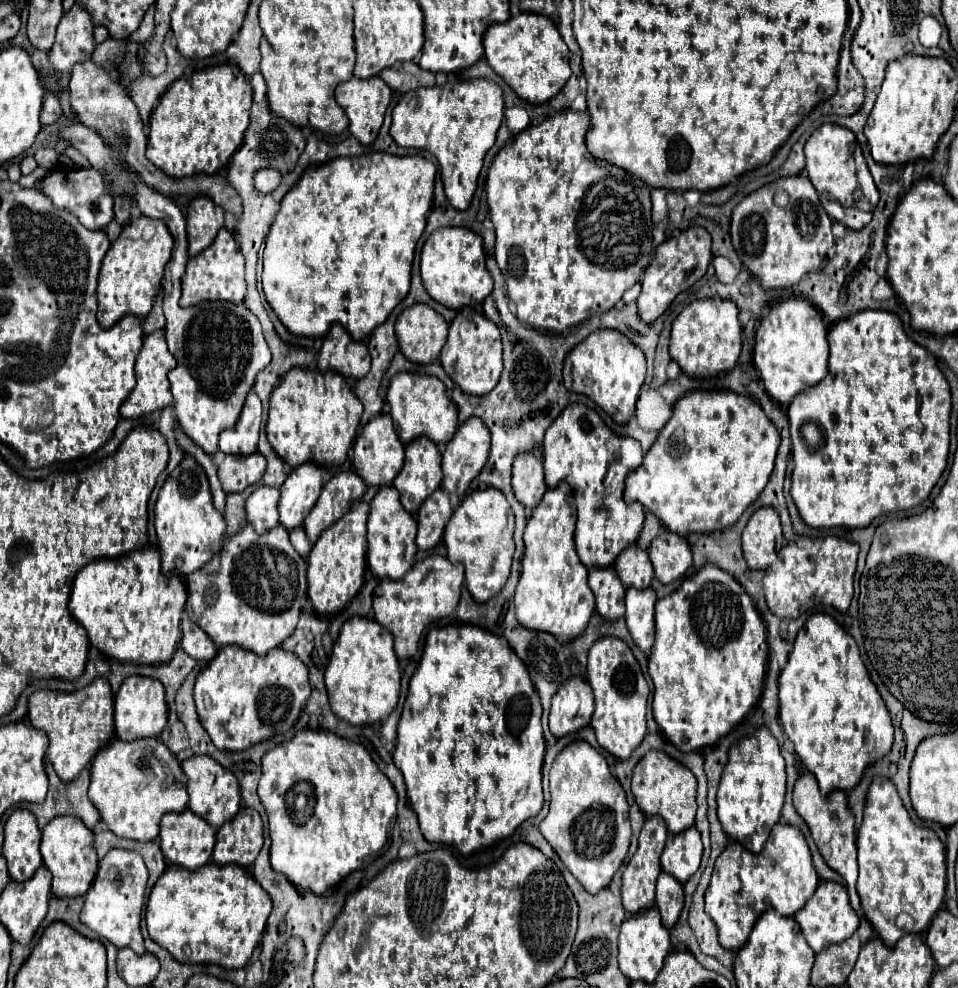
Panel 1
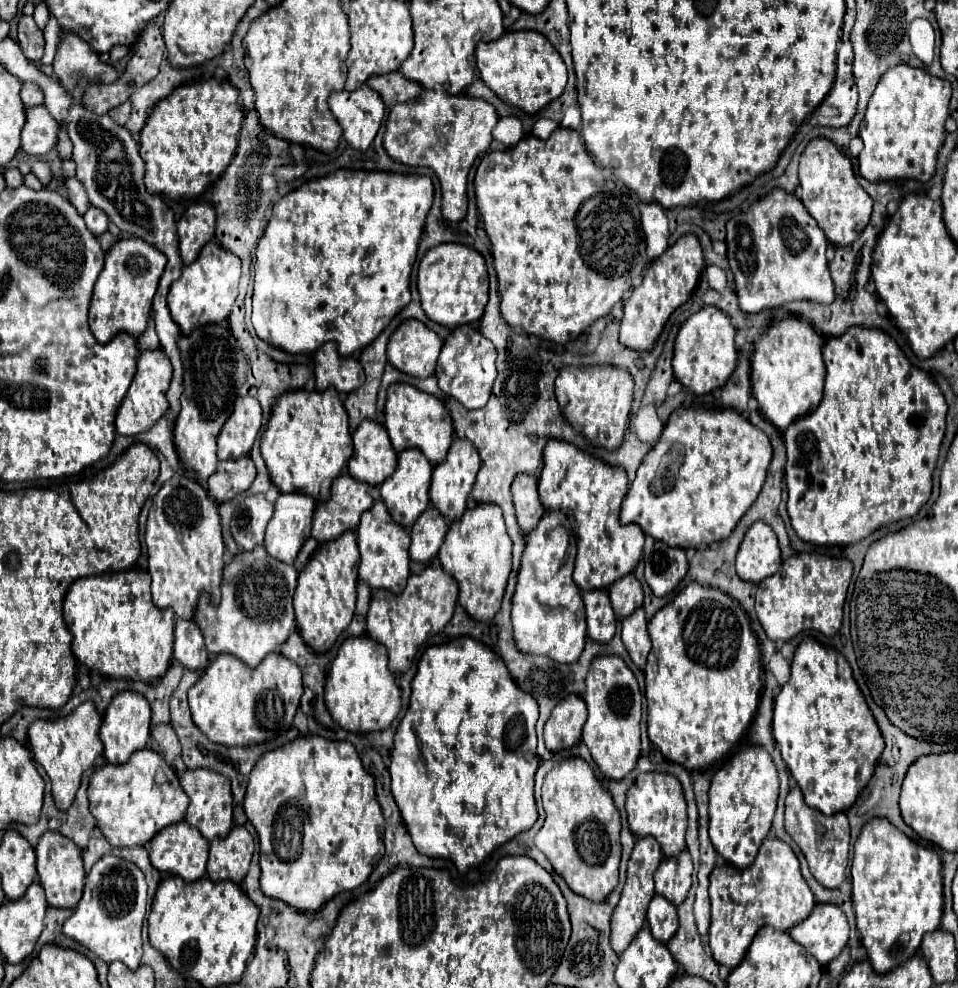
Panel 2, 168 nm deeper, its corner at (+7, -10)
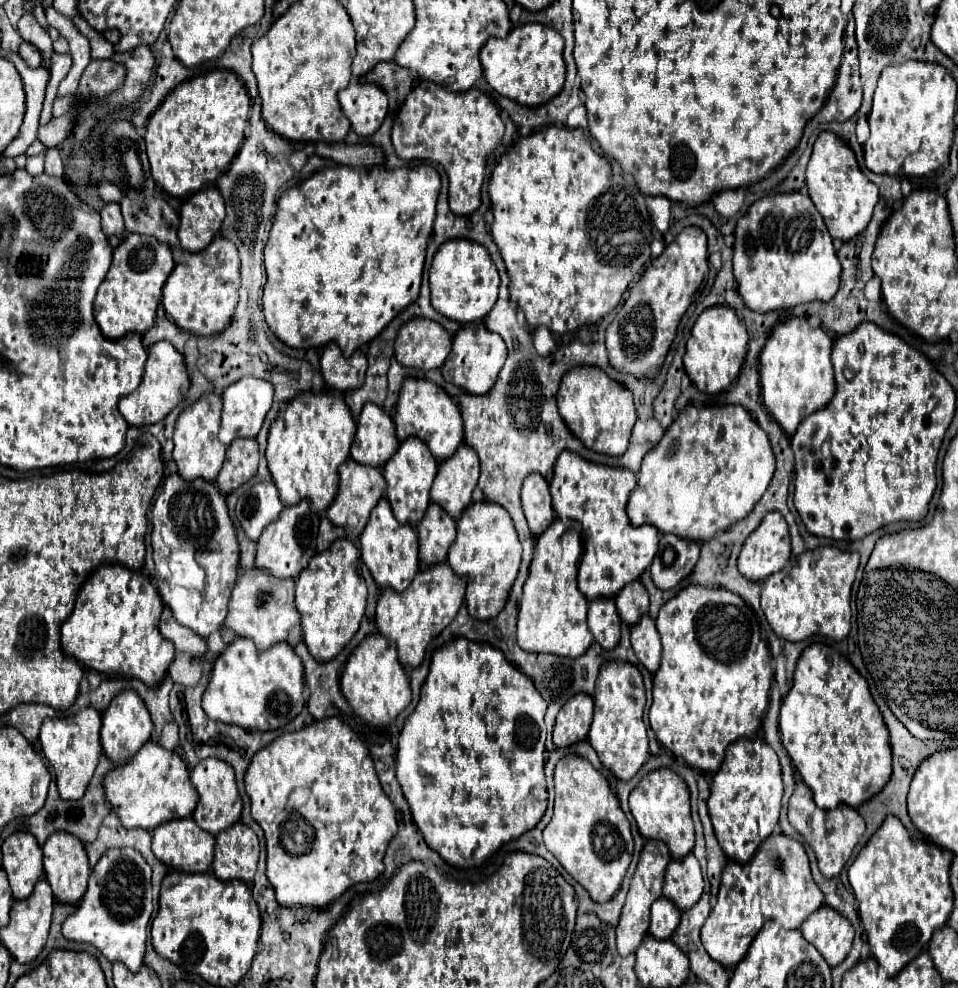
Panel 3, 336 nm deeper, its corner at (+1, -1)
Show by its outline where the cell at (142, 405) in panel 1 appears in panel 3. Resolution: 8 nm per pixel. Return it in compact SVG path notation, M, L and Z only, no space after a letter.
M158 341L158 343L154 343L154 347L148 349L146 371L144 371L138 391L122 397L118 403L118 409L128 425L134 425L134 427L152 425L152 423L162 421L182 401L188 387L190 387L190 379L186 373L186 363L184 363L182 353L176 351L176 347L172 343Z

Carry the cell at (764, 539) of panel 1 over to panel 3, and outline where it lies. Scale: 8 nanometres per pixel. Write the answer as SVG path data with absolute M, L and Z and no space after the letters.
M772 511L744 541L742 553L738 557L738 571L750 581L764 581L768 575L780 571L788 559L788 525L780 513Z

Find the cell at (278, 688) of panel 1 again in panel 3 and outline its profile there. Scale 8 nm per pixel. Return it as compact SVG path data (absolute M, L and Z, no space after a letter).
M236 637L226 651L214 661L208 687L202 695L202 709L206 715L220 723L238 725L242 729L258 729L258 731L272 731L290 723L302 709L304 709L304 671L302 659L294 653L288 643L276 643L268 651L258 651L250 639Z

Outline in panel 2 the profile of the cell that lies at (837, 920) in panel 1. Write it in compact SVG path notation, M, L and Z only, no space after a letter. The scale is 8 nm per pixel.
M816 904L810 916L790 930L790 936L826 966L844 950L848 932L848 920L840 908L832 904Z

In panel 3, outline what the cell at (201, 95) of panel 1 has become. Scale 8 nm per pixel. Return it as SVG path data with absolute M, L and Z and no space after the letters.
M212 71L180 83L148 119L144 141L152 177L164 191L184 197L224 173L240 149L250 97L232 71Z

